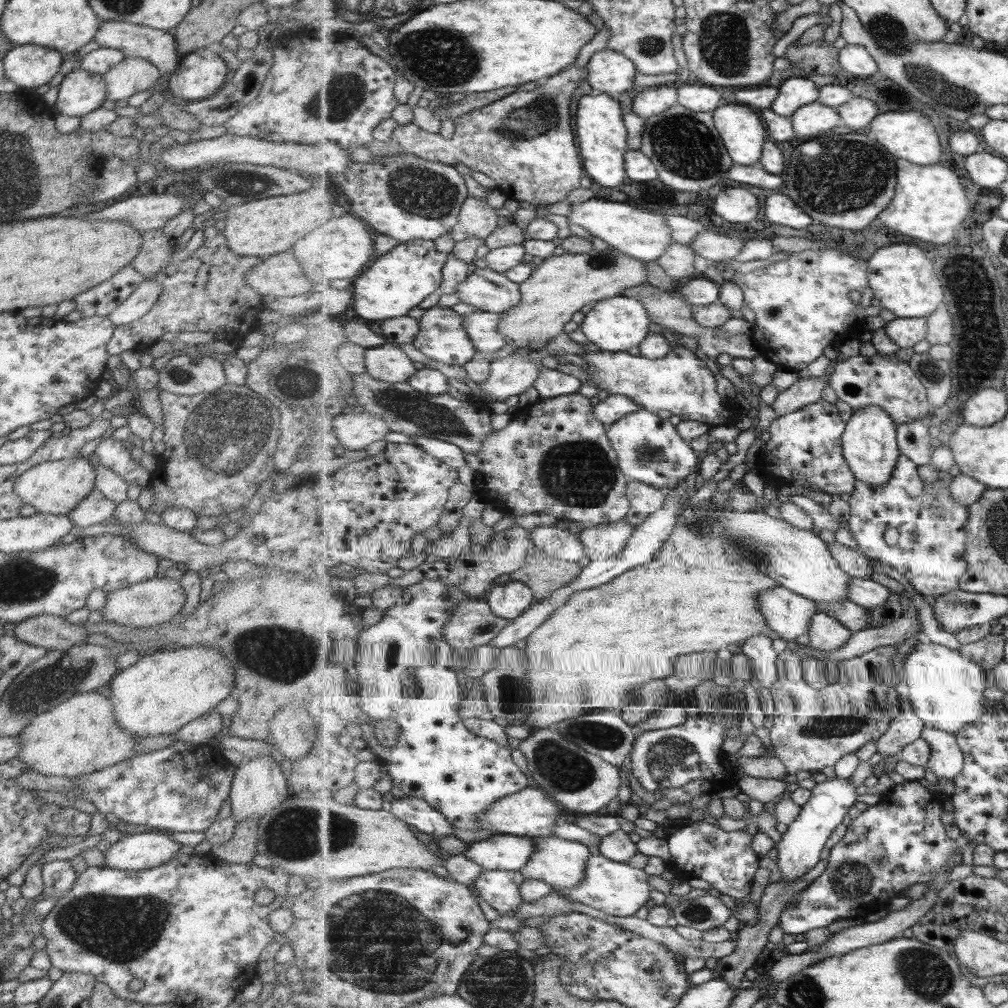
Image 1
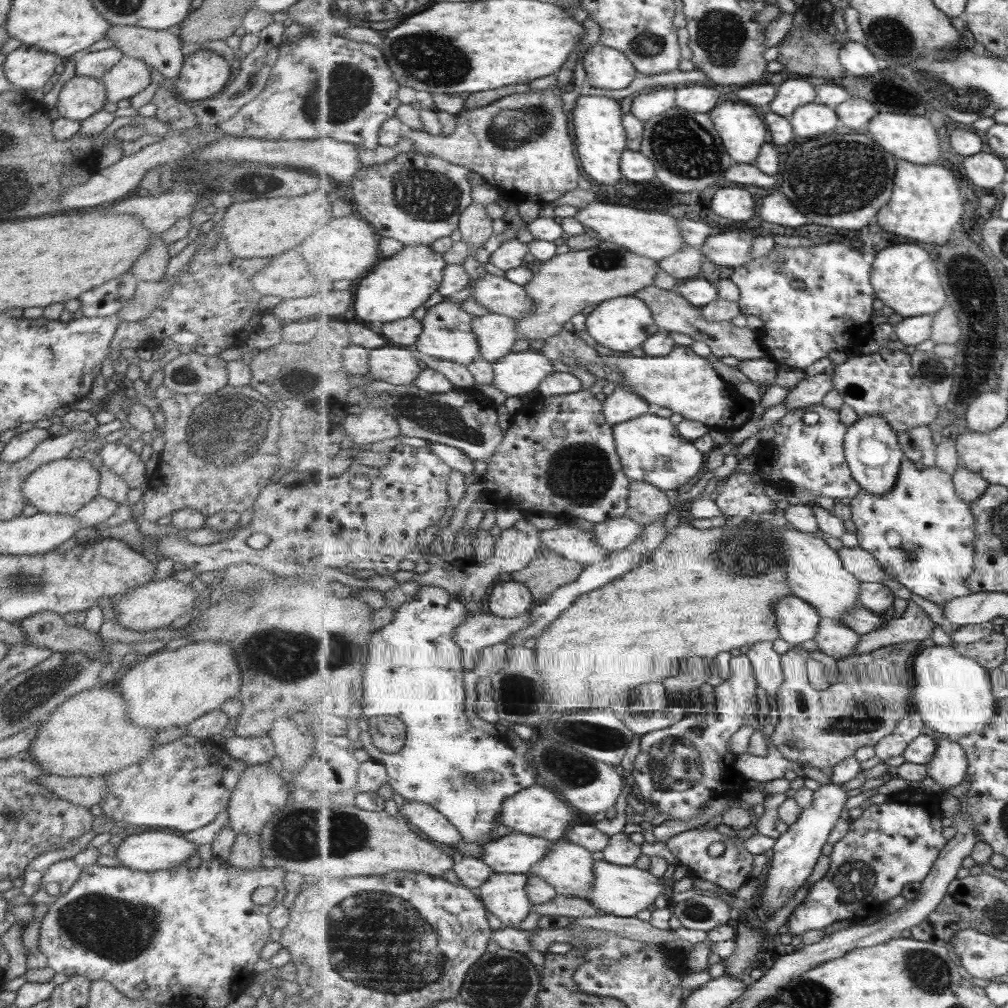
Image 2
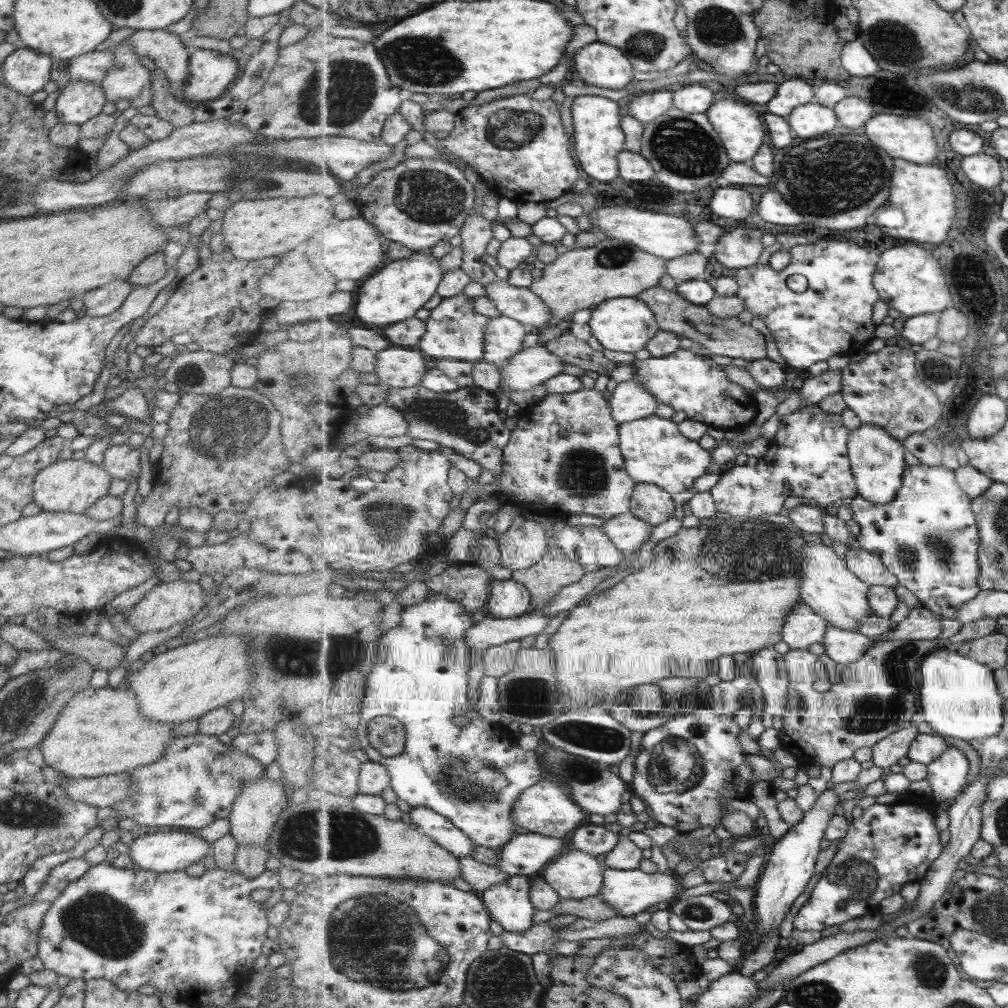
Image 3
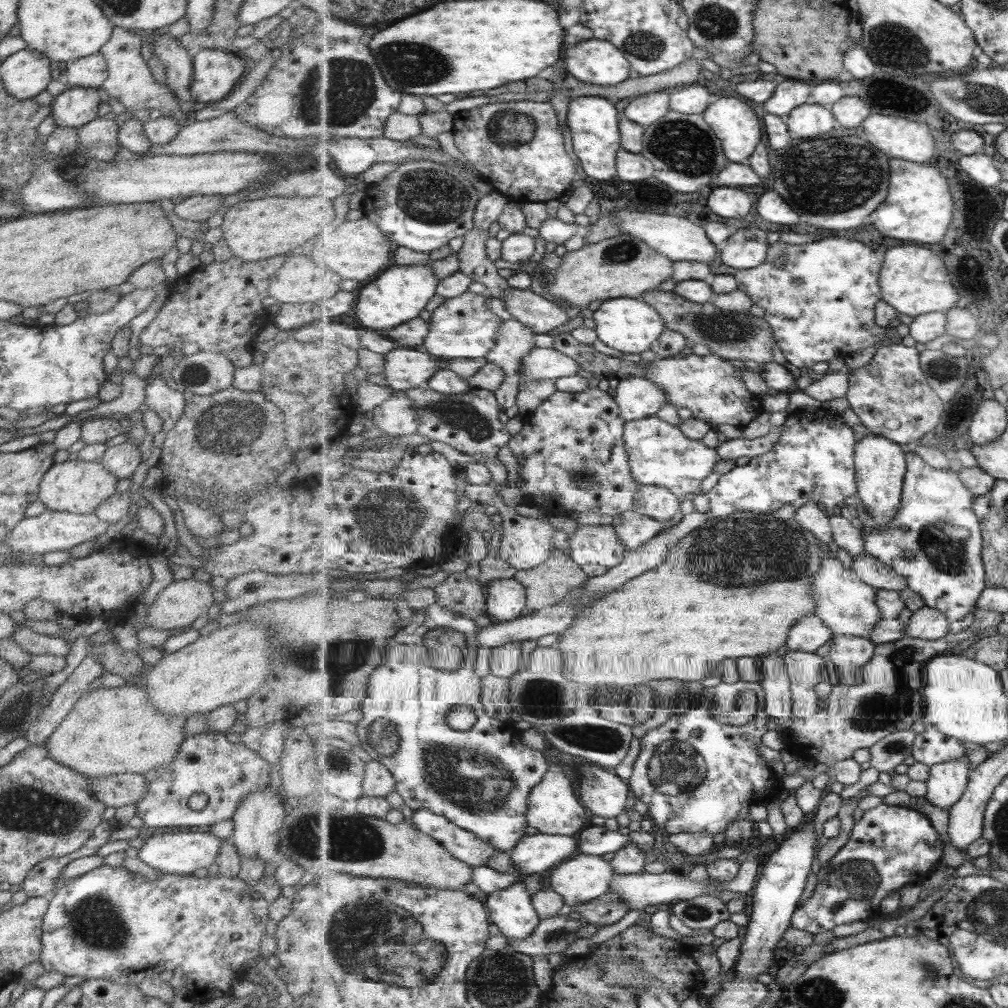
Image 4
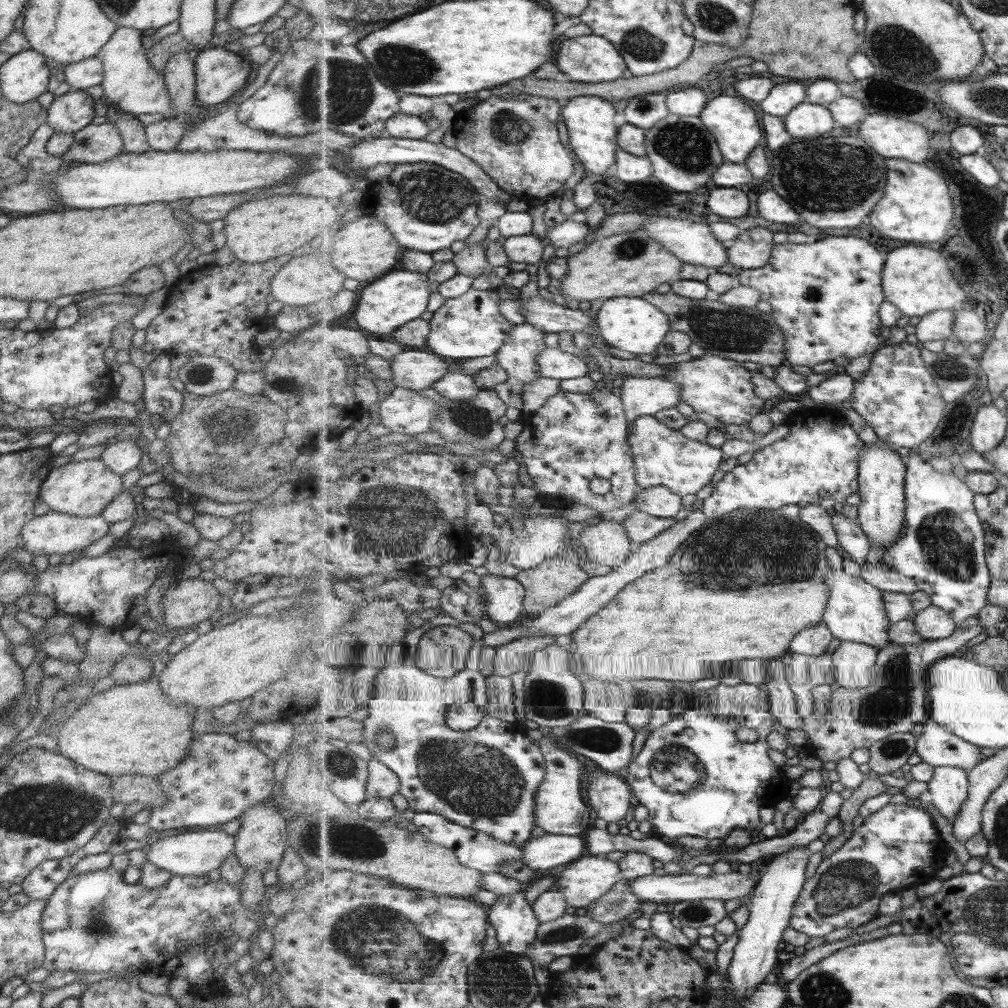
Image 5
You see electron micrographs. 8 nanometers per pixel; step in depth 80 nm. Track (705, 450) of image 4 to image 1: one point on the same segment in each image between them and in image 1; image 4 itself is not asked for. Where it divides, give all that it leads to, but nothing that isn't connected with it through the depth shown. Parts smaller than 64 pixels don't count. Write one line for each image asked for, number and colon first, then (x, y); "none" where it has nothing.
1: (650, 449)
2: (651, 449)
3: (655, 450)

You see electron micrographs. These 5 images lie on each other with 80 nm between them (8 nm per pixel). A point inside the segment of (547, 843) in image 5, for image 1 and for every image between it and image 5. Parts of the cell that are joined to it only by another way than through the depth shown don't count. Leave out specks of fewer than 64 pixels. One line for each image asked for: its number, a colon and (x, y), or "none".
1: (505, 852)
2: (516, 853)
3: (525, 854)
4: (535, 853)

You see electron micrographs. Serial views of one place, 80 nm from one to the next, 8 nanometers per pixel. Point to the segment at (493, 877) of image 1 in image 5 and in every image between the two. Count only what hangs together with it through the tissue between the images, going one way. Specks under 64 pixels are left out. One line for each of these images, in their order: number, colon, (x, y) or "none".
2: (505, 896)
3: (509, 902)
4: (512, 910)
5: (514, 919)

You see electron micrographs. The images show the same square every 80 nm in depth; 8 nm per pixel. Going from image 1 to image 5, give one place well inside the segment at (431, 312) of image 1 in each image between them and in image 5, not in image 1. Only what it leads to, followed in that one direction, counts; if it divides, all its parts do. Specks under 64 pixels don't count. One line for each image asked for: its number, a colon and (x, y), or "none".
2: (448, 334)
3: (455, 330)
4: (464, 327)
5: (471, 326)

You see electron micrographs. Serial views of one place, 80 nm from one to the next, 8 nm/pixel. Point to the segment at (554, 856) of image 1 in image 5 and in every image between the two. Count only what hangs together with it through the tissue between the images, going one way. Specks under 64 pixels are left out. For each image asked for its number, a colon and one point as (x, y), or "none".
2: (569, 867)
3: (576, 874)
4: (584, 877)
5: (587, 879)

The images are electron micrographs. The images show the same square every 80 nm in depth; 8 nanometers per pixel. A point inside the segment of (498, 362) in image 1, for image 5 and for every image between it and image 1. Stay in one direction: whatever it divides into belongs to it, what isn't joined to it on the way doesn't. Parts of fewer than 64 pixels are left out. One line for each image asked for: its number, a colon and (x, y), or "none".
2: (517, 374)
3: (532, 367)
4: (543, 363)
5: (553, 363)

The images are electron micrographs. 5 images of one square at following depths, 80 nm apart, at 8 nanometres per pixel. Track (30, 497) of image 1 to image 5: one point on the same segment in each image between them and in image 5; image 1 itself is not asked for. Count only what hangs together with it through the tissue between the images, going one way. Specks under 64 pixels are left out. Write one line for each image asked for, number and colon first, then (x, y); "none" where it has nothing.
2: (62, 486)
3: (71, 485)
4: (76, 486)
5: (82, 488)

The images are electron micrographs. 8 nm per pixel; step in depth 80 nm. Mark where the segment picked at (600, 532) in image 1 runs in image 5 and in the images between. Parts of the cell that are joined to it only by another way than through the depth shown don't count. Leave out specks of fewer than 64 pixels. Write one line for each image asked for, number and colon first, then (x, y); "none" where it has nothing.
2: (617, 534)
3: (627, 532)
4: (634, 530)
5: (641, 527)

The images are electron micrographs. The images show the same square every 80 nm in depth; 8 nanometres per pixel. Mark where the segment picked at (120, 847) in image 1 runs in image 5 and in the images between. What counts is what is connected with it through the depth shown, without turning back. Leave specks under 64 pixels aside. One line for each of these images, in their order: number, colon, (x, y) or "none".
2: (147, 851)
3: (159, 852)
4: (182, 852)
5: (195, 853)

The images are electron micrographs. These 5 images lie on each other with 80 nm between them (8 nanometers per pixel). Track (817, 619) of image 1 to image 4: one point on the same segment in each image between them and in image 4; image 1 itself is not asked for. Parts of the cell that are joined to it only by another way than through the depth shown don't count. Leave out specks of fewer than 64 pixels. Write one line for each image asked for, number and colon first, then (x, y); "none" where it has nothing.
2: (835, 639)
3: (843, 646)
4: (849, 654)

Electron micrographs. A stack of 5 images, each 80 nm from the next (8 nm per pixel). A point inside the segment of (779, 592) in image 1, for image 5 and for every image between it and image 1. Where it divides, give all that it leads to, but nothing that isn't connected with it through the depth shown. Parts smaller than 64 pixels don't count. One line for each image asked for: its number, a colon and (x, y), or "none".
2: (798, 621)
3: (803, 627)
4: (807, 635)
5: (813, 640)

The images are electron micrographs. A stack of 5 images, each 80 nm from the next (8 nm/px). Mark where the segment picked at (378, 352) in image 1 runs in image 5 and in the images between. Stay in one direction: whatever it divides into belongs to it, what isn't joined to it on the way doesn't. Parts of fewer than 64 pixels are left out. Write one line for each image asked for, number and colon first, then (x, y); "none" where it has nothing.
2: (393, 364)
3: (399, 367)
4: (405, 368)
5: (416, 369)

